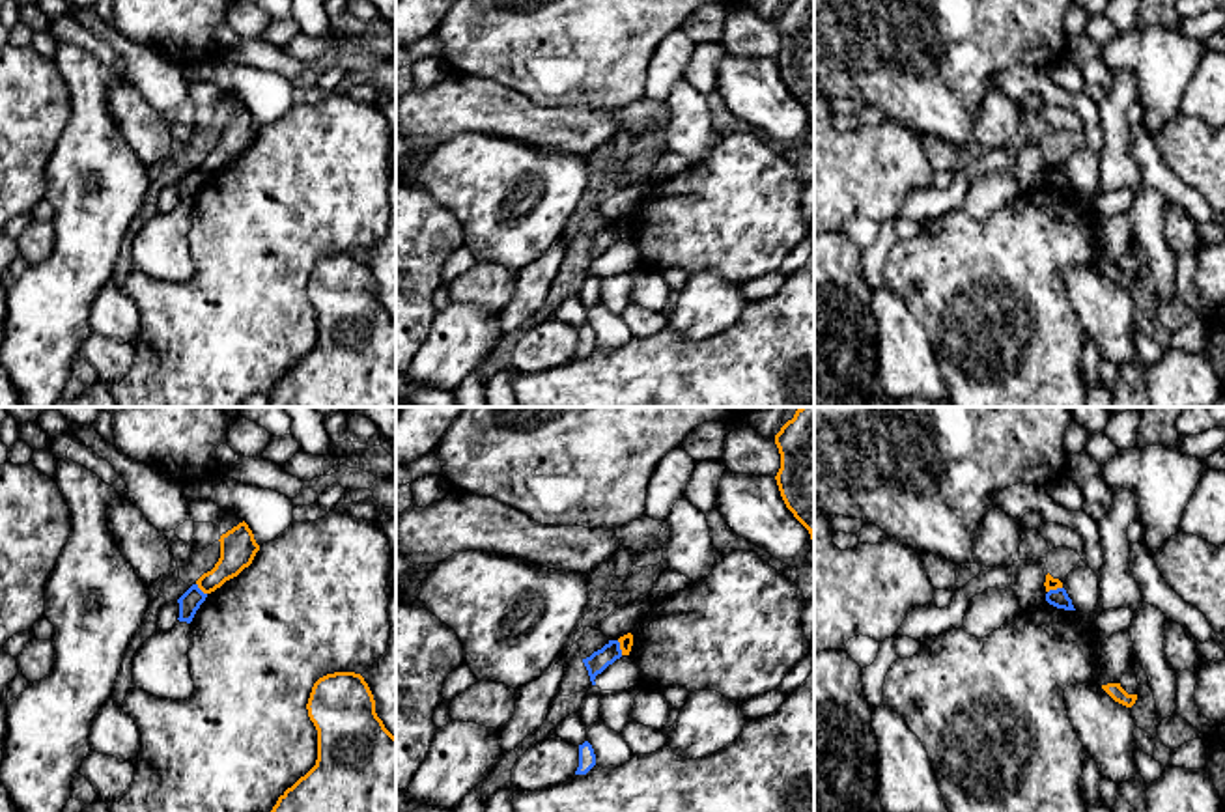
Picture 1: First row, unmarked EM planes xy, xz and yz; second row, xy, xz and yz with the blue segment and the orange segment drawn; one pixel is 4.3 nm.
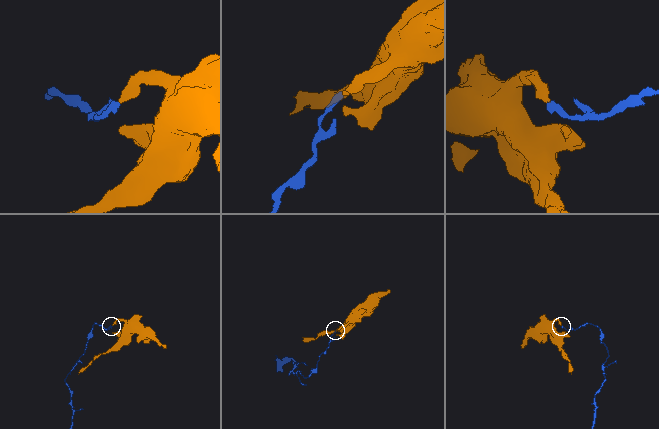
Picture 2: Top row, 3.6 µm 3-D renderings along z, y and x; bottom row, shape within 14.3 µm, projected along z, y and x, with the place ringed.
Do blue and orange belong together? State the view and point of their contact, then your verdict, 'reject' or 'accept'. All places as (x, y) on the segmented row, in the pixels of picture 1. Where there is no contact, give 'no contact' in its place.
xz (619, 648) | reject

